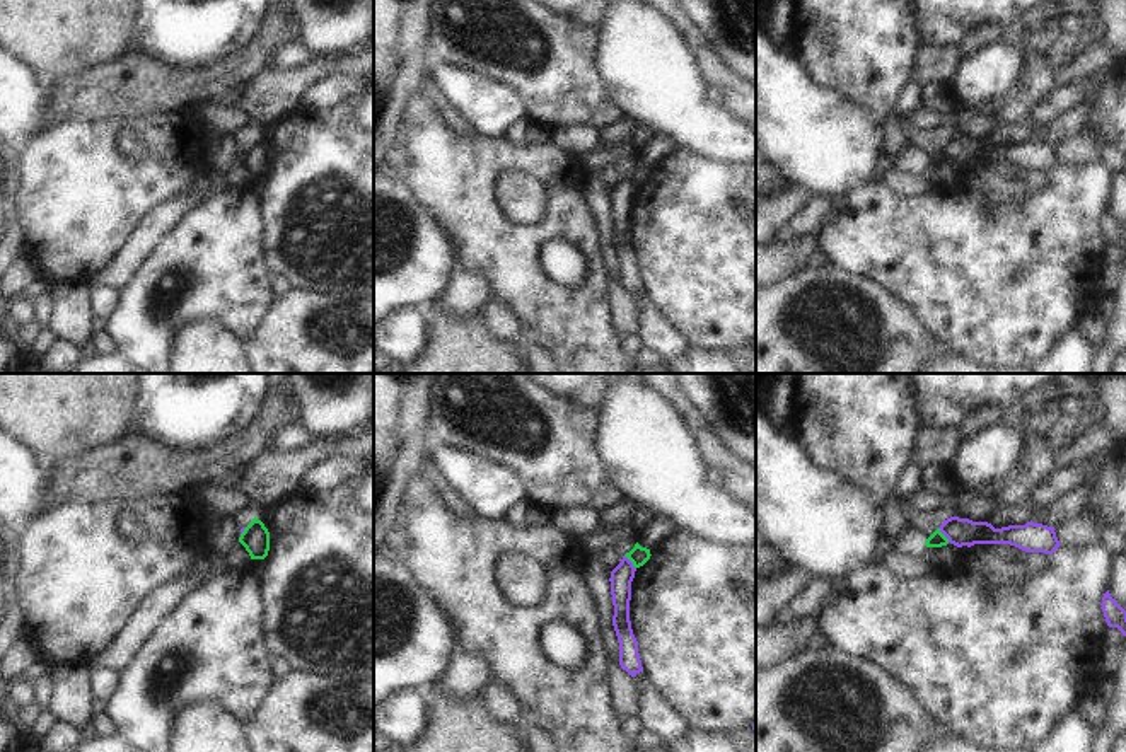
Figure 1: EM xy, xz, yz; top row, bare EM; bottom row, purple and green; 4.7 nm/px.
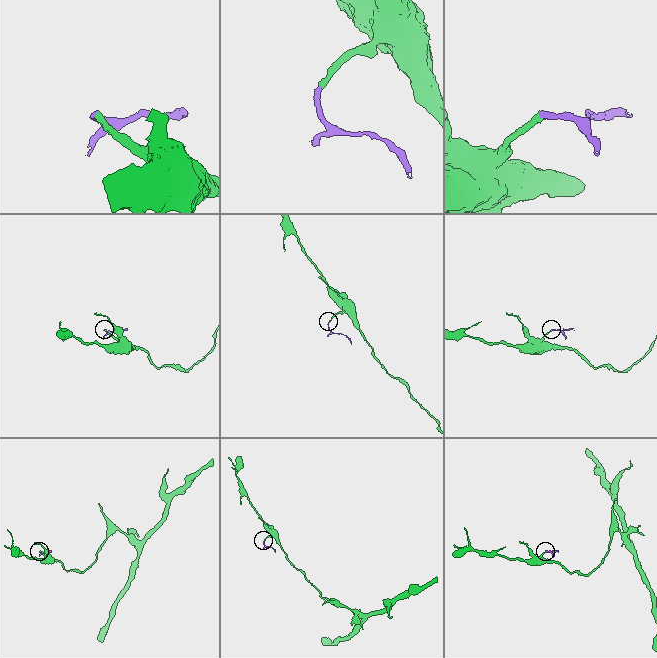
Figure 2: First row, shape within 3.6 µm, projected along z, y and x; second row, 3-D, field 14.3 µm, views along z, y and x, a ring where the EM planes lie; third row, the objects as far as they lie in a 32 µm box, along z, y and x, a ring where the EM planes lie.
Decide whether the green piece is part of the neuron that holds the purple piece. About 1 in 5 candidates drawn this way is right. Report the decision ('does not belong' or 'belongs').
does not belong

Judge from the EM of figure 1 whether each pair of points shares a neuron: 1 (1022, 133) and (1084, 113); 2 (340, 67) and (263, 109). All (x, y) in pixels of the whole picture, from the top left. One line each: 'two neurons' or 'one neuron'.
1: two neurons
2: one neuron

